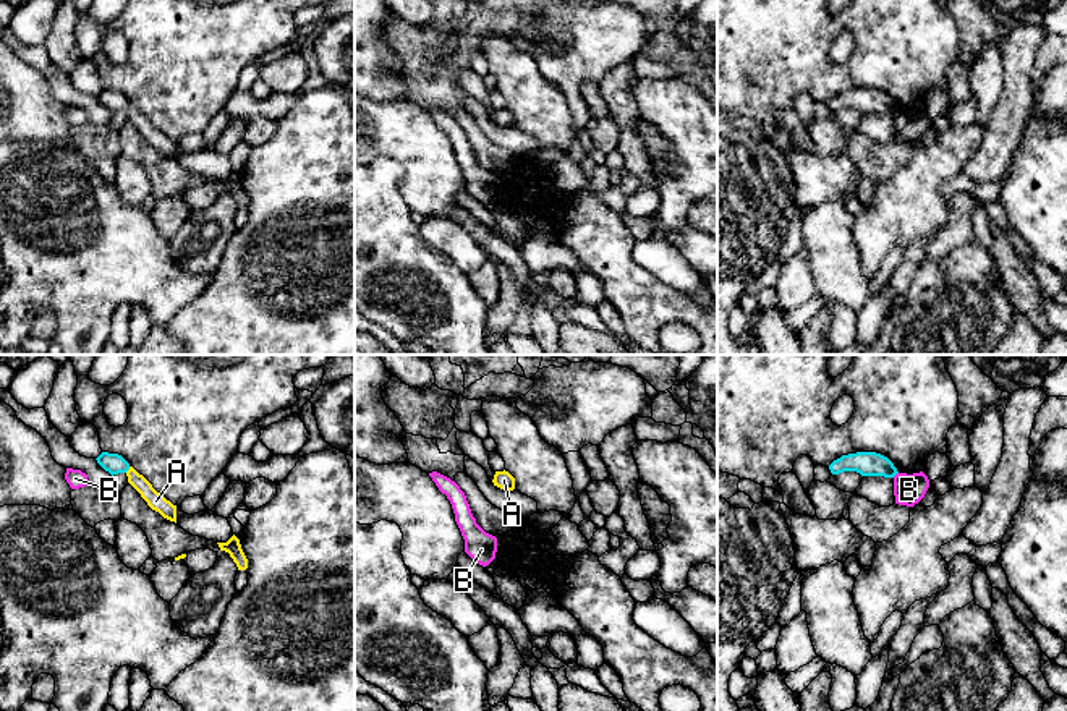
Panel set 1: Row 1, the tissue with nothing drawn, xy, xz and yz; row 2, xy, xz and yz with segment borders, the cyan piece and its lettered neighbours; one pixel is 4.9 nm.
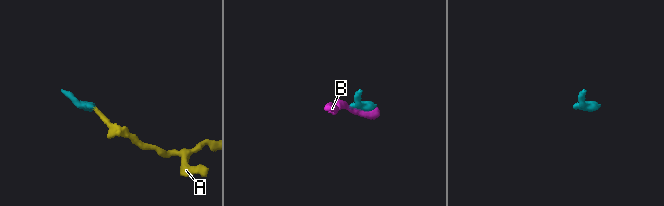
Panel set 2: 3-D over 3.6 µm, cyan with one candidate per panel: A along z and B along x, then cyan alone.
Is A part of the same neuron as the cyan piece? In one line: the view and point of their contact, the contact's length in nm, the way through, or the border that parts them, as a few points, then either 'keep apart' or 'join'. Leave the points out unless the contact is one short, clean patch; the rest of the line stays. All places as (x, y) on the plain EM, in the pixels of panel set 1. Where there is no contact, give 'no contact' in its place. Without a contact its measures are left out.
meets cyan in xy at (127, 107); contact 40 nm long; runs through xy (114, 101), (127, 107), (156, 138); join

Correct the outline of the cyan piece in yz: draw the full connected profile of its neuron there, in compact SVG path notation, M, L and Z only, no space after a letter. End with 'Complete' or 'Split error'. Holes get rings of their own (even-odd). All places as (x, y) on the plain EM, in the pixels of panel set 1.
M857 89L842 92L829 102L832 112L857 109L861 113L894 115L899 109L894 100L876 89Z. Complete

